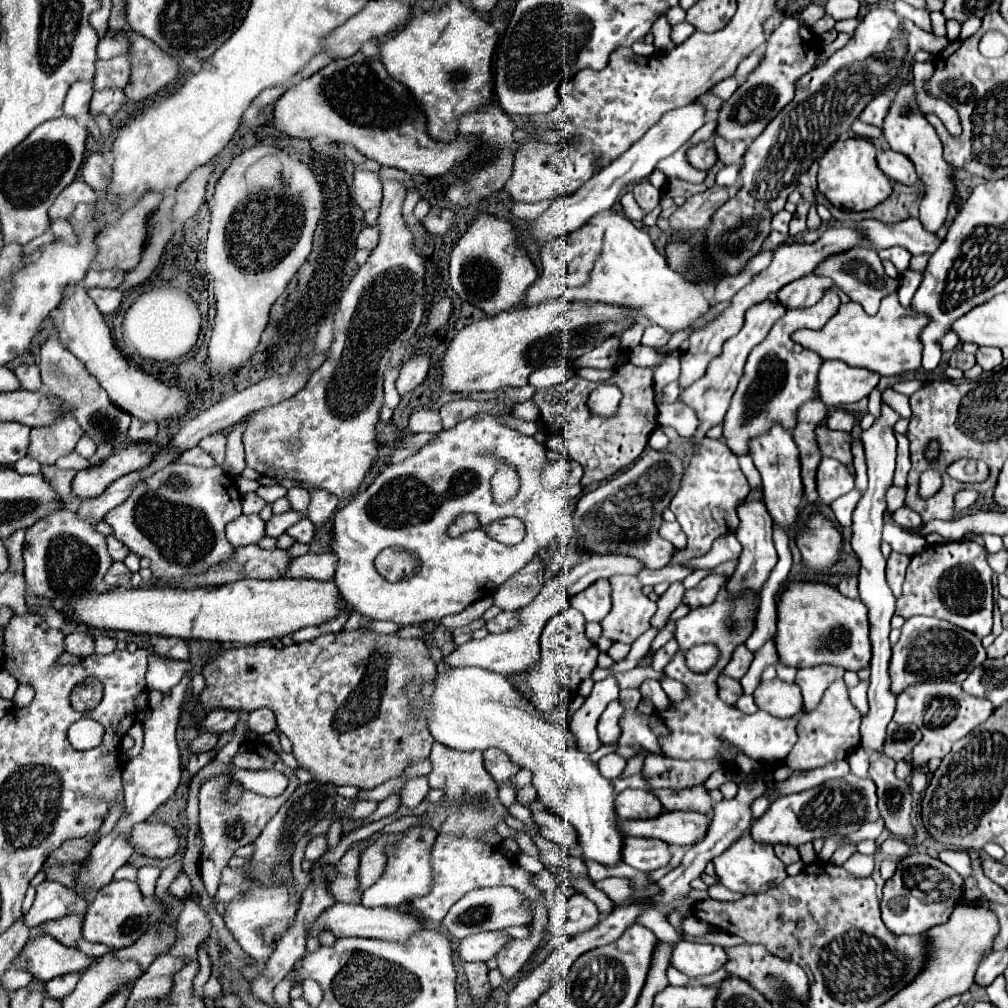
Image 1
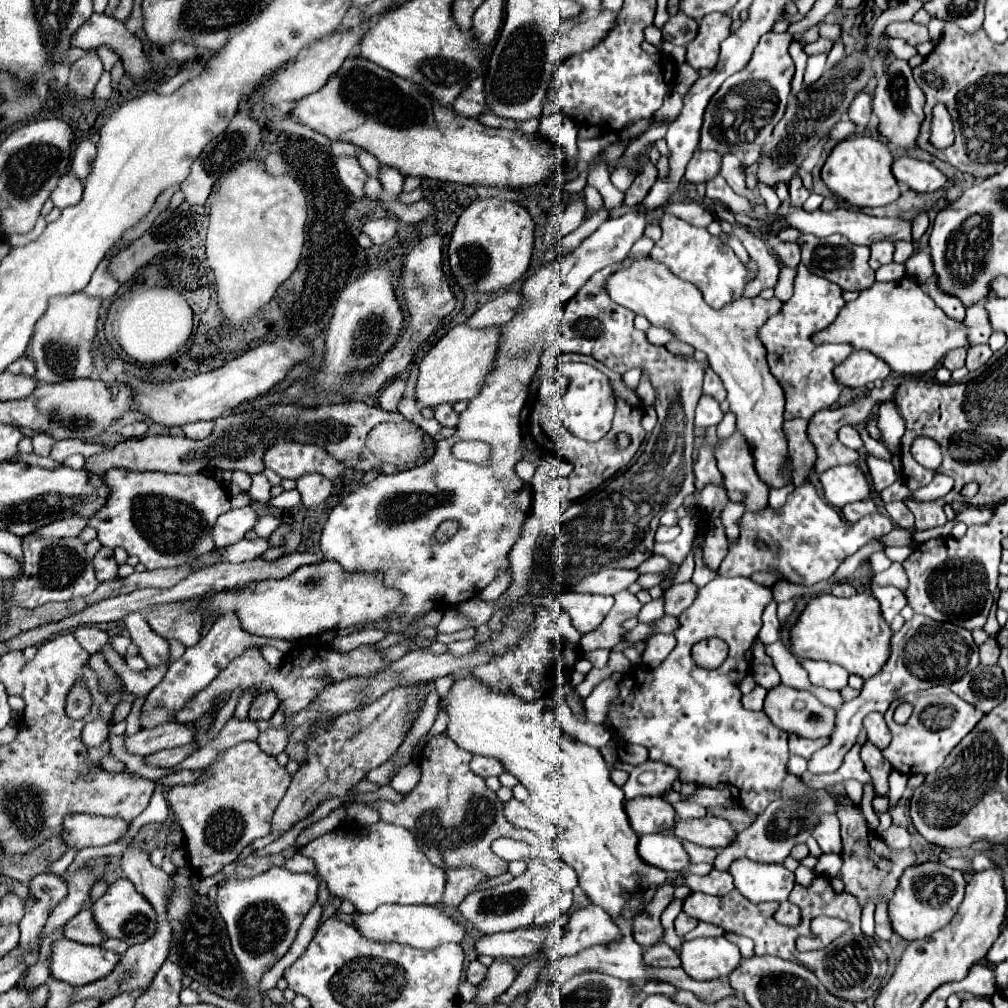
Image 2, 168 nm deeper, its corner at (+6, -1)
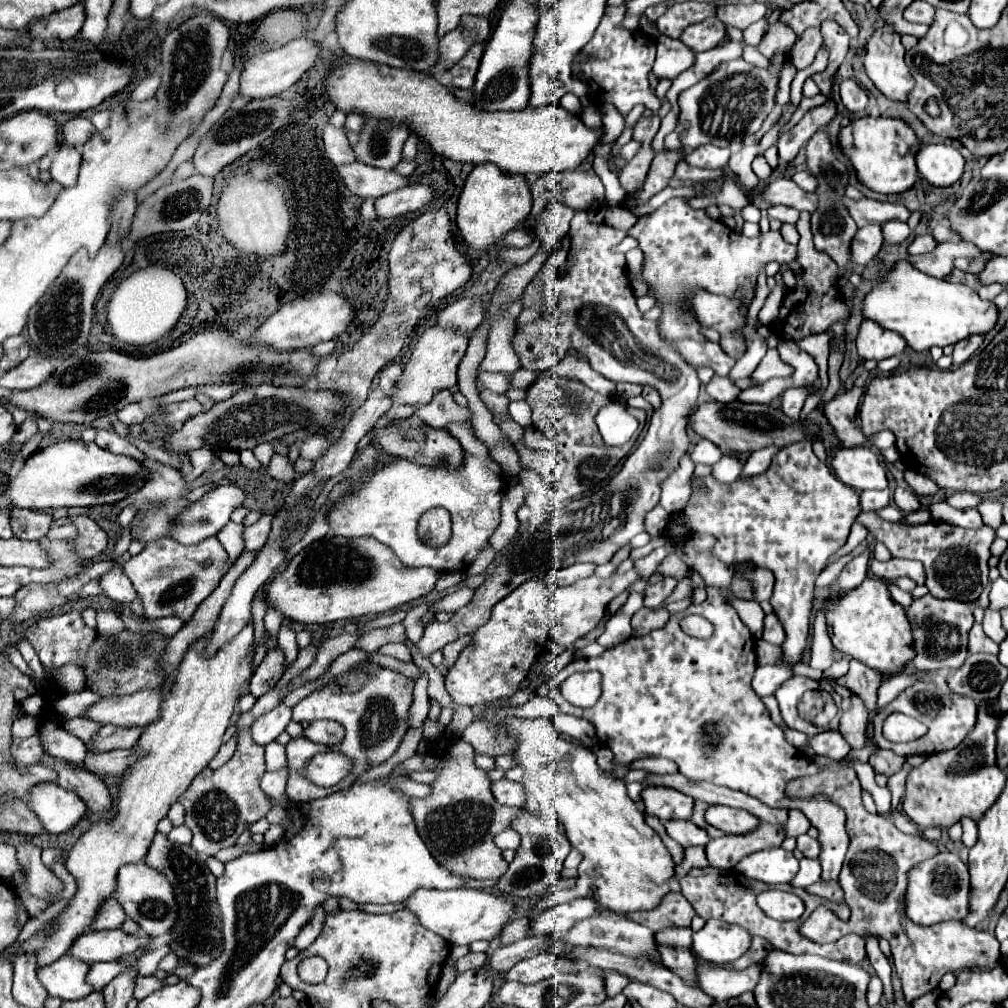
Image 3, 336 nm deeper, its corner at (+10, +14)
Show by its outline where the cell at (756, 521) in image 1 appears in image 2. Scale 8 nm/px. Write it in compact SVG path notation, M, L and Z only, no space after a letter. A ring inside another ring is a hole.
M739 432L721 442L715 458L725 478L729 502L741 502L745 506L745 512L759 512L767 506L769 488L759 480L753 468L749 446Z

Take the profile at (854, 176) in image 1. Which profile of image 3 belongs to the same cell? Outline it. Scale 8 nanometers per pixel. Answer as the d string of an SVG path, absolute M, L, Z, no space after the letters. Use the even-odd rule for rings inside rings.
M861 117L841 129L839 143L853 163L859 181L877 193L903 193L919 181L915 163L919 139L903 119Z

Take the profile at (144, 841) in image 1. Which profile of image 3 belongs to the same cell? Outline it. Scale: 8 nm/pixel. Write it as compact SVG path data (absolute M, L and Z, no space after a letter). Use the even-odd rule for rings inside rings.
M57 783L33 785L27 795L27 805L41 821L41 827L57 835L69 831L85 815L85 803Z

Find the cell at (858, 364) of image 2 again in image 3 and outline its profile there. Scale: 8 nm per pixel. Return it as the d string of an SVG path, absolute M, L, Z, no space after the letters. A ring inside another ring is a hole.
M863 321L857 335L857 351L861 359L881 361L893 355L901 355L905 347L905 339L899 333L889 333L875 321Z

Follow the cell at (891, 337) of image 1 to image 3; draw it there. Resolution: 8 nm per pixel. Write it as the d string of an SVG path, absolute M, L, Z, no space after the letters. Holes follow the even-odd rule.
M901 261L887 273L883 285L865 297L863 315L905 337L911 349L925 351L933 345L953 345L971 335L987 335L997 325L999 309L993 301L981 299L975 289L963 283L947 283L917 271L909 261Z

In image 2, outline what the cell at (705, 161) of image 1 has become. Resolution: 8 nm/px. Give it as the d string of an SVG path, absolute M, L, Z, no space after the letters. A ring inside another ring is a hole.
M697 148L697 152L693 154L693 160L689 160L687 164L685 178L693 184L701 184L717 176L719 168L721 168L721 156L717 152L699 152Z

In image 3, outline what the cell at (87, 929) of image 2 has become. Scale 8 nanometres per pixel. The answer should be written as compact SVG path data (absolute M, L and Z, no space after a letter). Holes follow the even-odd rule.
M109 897L109 901L105 901L91 925L91 929L95 931L103 931L103 929L119 929L125 921L125 911L121 909L119 901L115 897Z

